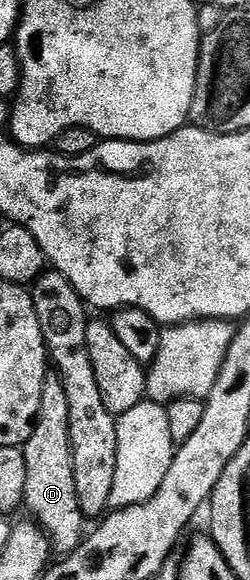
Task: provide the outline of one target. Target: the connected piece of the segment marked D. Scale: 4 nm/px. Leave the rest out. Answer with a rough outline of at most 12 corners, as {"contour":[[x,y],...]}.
{"contour":[[47,374],[25,510],[59,556],[82,544],[68,396]]}

